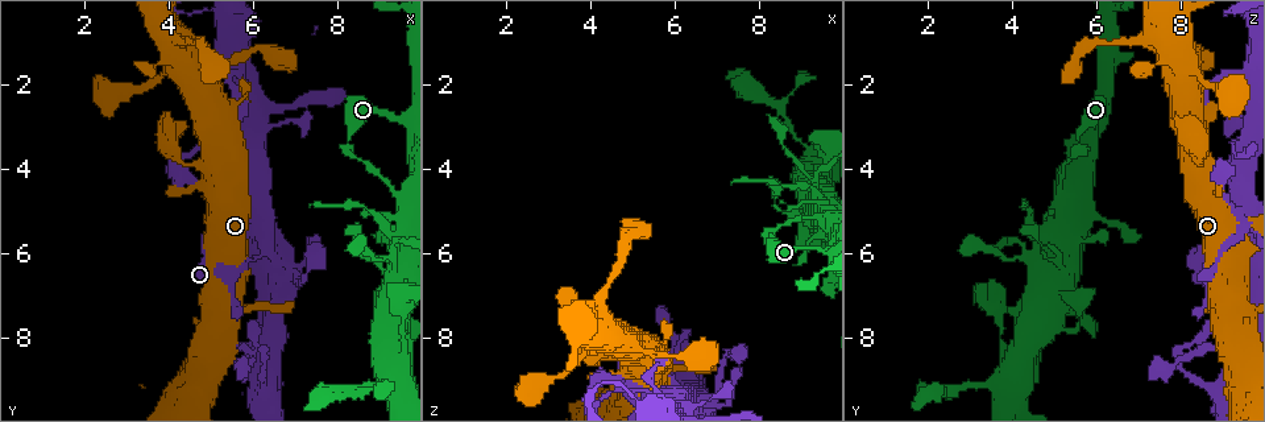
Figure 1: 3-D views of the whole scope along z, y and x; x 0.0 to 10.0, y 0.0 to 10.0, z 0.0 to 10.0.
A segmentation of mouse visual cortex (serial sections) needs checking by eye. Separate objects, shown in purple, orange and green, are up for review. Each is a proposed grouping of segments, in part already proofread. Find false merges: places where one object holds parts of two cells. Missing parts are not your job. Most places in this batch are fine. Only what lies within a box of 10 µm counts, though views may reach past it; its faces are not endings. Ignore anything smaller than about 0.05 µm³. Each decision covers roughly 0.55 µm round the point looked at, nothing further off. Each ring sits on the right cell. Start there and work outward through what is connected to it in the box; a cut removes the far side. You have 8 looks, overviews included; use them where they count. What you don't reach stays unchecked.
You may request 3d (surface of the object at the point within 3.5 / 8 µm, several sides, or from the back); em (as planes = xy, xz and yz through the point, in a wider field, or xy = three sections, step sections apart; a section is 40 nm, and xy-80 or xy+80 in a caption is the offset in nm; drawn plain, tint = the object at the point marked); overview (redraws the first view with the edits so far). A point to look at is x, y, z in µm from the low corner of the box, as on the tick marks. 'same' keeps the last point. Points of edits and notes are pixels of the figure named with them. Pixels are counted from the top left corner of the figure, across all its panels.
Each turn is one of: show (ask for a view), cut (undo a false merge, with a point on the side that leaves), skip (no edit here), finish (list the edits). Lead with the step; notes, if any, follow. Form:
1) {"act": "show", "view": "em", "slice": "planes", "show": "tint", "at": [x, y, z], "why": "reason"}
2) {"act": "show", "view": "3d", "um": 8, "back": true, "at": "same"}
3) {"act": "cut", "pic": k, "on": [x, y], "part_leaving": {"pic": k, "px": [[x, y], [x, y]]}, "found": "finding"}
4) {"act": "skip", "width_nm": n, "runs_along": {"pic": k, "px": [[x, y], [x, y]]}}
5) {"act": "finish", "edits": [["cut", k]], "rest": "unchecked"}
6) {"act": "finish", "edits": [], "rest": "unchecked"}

{"act": "show", "view": "3d", "um": 8, "at": [5.30, 5.05, 9.40]}

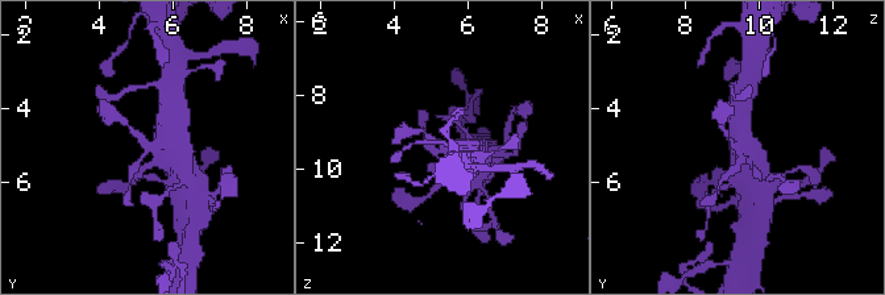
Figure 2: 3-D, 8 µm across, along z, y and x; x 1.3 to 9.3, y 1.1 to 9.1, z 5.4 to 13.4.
{"act": "show", "view": "em", "slice": "xy", "step": 5, "show": "tint", "at": "same", "why": "shape alone is not enough"}

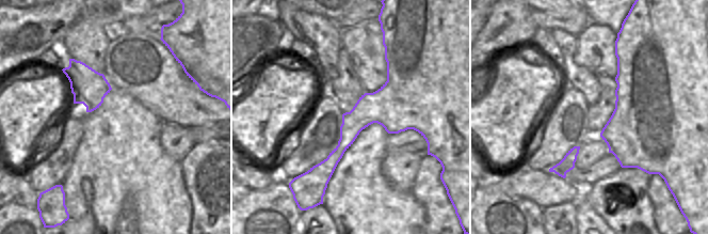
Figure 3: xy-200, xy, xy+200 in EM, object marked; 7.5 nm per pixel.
{"act": "skip", "runs_along": {"pic": 2, "px": [[129, 175], [145, 142], [125, 121]]}, "found": "all the same cell"}

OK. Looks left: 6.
{"act": "show", "view": "3d", "um": 8, "at": [7.10, 6.75, 8.70], "why": "sharp bend"}

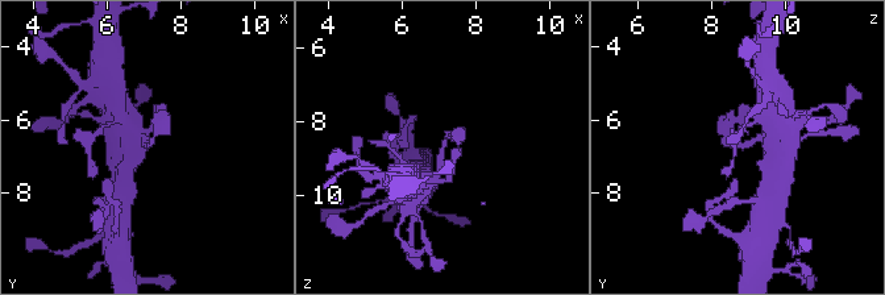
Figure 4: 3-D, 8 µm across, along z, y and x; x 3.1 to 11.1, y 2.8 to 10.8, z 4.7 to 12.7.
{"act": "show", "view": "em", "slice": "xy", "step": 2, "show": "tint", "at": "same", "arm_widths_nm": [300, 350]}

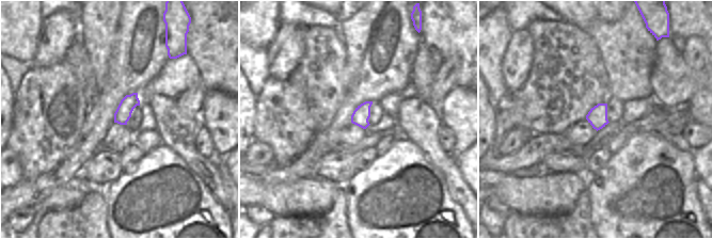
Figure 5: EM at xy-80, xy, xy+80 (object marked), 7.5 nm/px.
{"act": "skip", "runs_along": {"pic": 4, "px": [[431, 181], [443, 142], [457, 138]]}, "found": "one cell here"}

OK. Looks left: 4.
{"act": "show", "view": "3d", "um": 3.5, "back": true, "at": [9.45, 7.35, 5.70], "why": "sharp bend"}

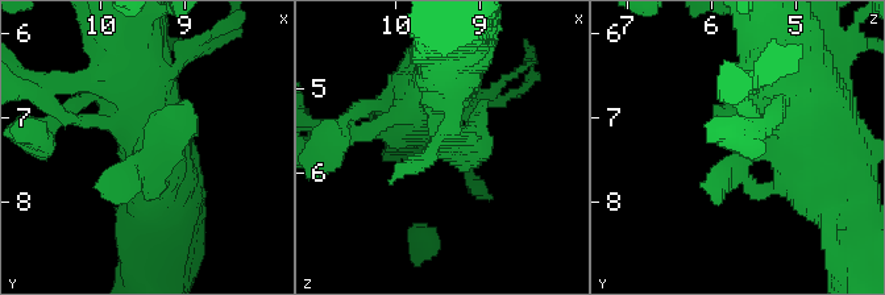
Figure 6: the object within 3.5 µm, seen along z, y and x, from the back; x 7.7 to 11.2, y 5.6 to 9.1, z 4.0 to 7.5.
{"act": "show", "view": "em", "slice": "xy", "step": 2, "show": "tint", "at": [9.40, 7.35, 5.65]}

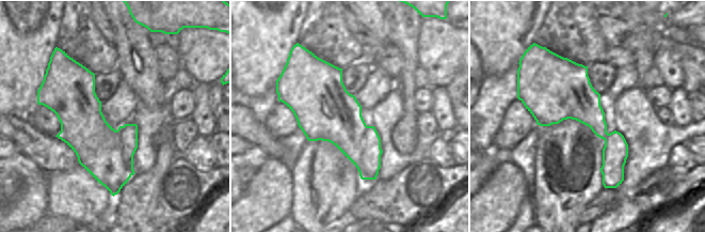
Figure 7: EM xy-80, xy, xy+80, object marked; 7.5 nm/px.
{"act": "skip", "runs_along": {"pic": 7, "px": [[70, 63], [73, 99], [116, 189]]}, "found": "all the same cell"}

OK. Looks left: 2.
{"act": "finish", "edits": [], "rest": "unchecked"}

